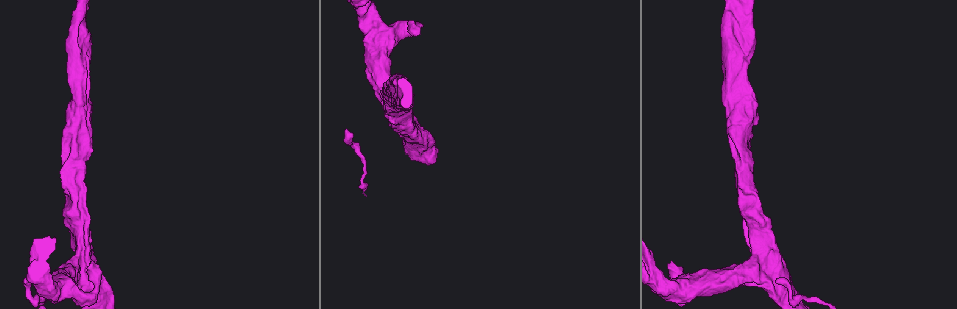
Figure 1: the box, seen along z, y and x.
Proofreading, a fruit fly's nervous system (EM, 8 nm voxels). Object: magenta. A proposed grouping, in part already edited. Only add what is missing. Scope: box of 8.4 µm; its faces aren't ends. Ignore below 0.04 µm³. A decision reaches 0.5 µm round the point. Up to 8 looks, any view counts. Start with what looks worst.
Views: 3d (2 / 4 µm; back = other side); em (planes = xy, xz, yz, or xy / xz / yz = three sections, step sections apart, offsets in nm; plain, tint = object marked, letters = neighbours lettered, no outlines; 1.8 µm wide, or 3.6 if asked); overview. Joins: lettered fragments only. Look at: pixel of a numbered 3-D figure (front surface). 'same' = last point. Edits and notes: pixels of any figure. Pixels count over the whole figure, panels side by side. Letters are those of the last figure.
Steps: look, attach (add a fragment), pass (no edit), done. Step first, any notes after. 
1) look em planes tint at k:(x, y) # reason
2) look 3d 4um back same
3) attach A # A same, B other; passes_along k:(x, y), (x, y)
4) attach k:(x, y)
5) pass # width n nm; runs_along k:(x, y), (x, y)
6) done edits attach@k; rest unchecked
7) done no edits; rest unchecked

look 3d 2um back at 1:(408, 22)

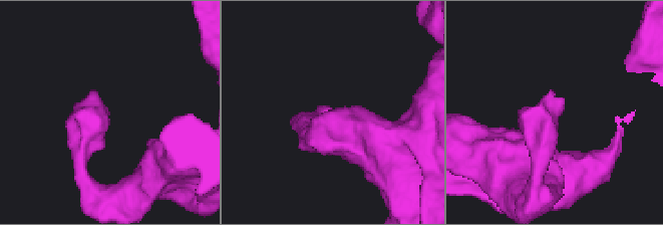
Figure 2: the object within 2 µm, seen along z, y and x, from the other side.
look em planes letters at 2:(101, 102) # shape alone is not enough

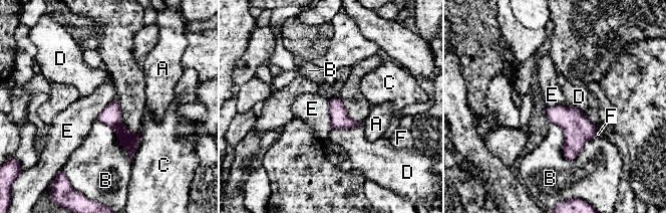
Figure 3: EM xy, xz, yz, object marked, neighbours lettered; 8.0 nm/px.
pass # A other, B other, C other, D other, E other, F other; runs_along 3:(113, 103), (113, 119), (131, 153); none of them fits

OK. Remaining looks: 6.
look 3d 4um at 1:(758, 239) # side arm on a straight run

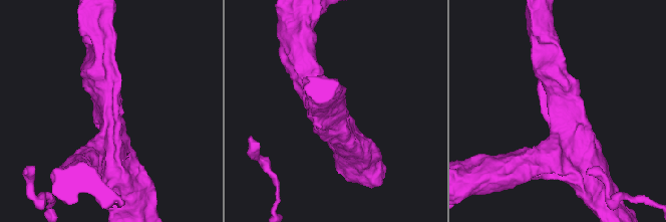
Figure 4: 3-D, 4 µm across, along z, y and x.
look em planes letters at 4:(337, 109) # arms 3; arm_widths 320, 400, 400 nm

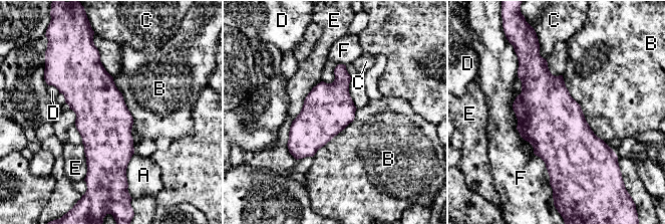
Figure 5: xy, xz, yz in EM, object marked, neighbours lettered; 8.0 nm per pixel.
pass # width 400 nm; A other, B other, C other, D other, E other, F other; border 5:(562, 75), (590, 129), (607, 145); none of them fits

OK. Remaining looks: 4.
look em 3.6um planes letters at 1:(754, 101) # stops while still wide

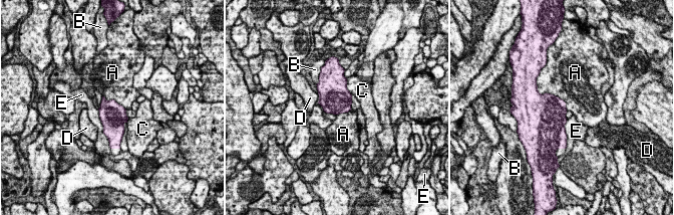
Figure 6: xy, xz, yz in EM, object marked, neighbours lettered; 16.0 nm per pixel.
pass # A other, B other, C other, D other, E other; none of them fits

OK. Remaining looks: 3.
look 3d 4um at 1:(720, 33) # thick end

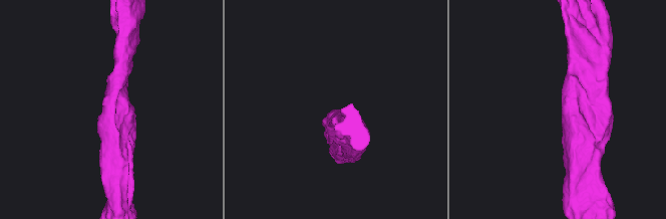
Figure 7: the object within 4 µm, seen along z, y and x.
look em planes letters at 7:(563, 106)

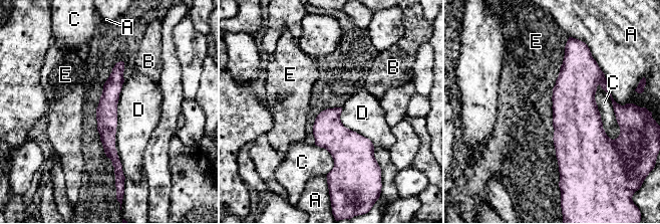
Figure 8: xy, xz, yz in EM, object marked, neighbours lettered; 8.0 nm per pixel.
pass # A other, B other, C other, D other, E other; border 8:(123, 81), (115, 150), (125, 178); none of them fits

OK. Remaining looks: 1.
done no edits; rest unchecked

